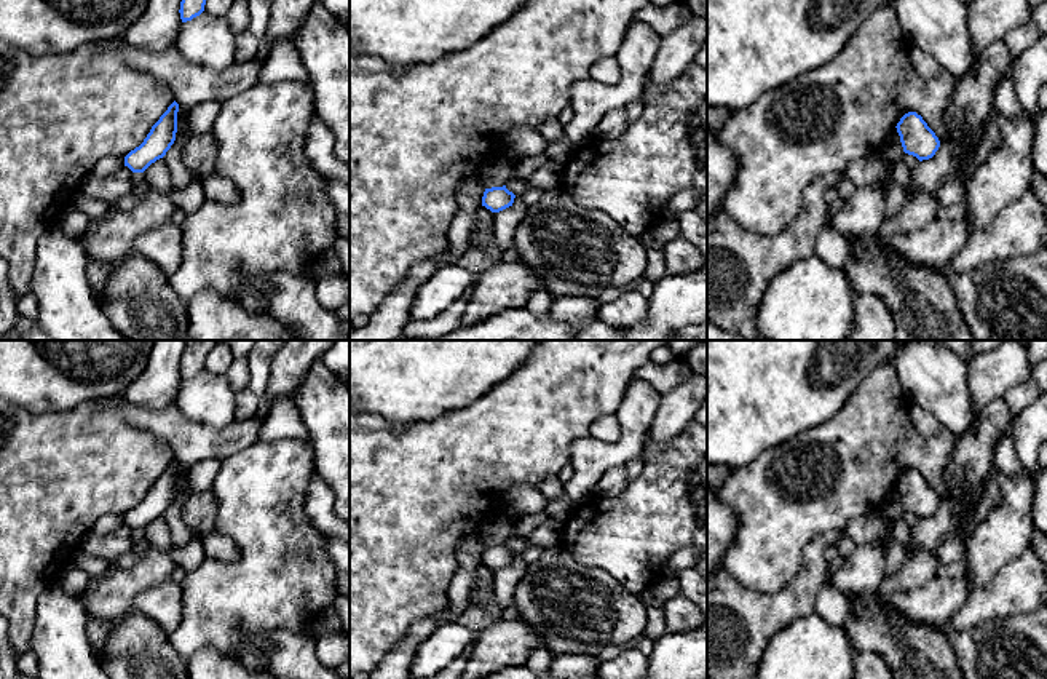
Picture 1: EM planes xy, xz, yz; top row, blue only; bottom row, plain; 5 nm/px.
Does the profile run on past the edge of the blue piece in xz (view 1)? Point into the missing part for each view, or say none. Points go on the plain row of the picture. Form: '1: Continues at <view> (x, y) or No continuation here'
1: No continuation here

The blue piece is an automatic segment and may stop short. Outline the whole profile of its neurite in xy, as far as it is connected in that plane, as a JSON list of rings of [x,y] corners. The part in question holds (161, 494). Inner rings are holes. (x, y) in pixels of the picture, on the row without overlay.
[[[174,459],[152,484],[144,500],[124,514],[124,524],[132,530],[144,530],[163,516],[176,498],[179,462]]]

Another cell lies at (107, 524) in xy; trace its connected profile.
[[[104,514],[99,518],[91,532],[104,537],[113,534],[124,524],[124,516],[121,514]]]

